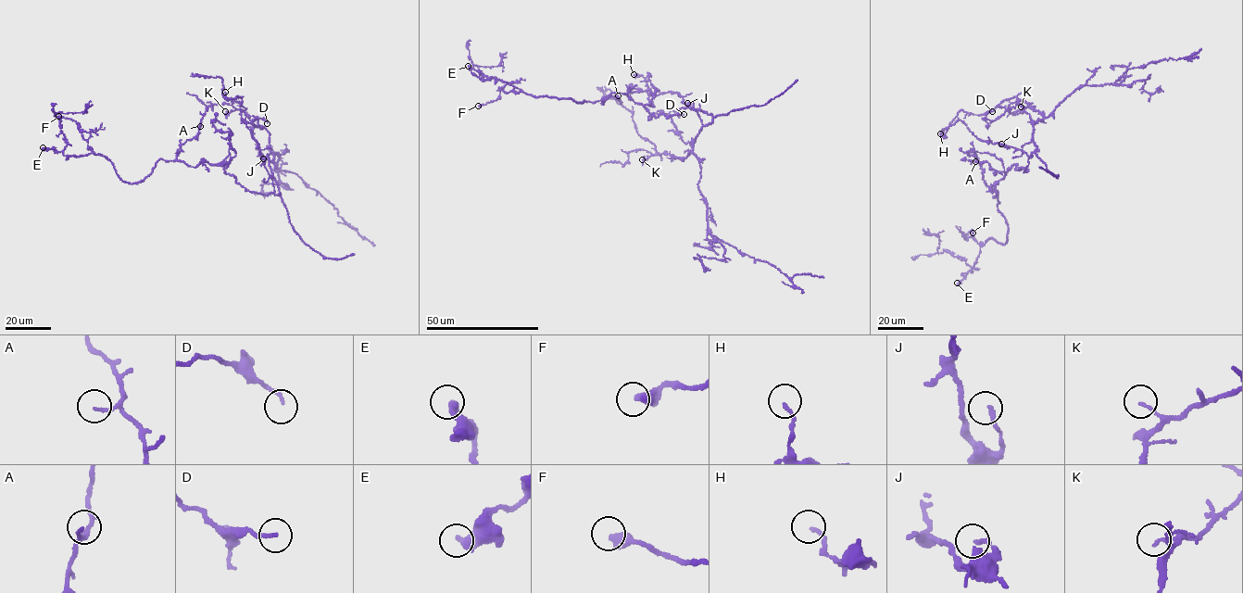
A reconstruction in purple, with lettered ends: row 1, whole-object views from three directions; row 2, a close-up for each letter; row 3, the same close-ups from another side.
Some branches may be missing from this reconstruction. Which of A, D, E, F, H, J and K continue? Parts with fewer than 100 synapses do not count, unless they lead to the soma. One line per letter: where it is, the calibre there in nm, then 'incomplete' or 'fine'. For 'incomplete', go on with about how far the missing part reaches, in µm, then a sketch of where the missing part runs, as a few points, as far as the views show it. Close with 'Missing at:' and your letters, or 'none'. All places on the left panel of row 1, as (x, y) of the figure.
A: (200, 126) | 110 nm | fine
D: (267, 123) | 150 nm | fine
E: (43, 147) | 400 nm | fine
F: (58, 116) | 440 nm | fine
H: (225, 92) | 130 nm | fine
J: (263, 158) | 170 nm | fine
K: (225, 111) | 120 nm | fine
Missing at: none

